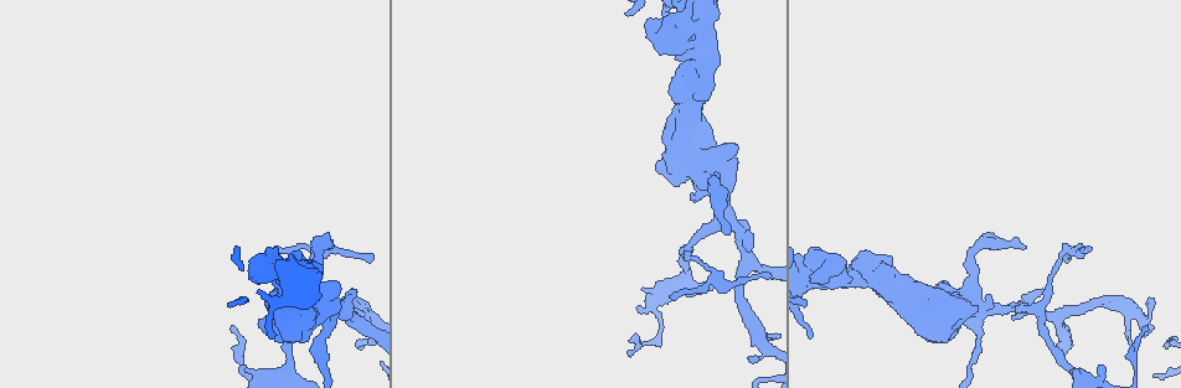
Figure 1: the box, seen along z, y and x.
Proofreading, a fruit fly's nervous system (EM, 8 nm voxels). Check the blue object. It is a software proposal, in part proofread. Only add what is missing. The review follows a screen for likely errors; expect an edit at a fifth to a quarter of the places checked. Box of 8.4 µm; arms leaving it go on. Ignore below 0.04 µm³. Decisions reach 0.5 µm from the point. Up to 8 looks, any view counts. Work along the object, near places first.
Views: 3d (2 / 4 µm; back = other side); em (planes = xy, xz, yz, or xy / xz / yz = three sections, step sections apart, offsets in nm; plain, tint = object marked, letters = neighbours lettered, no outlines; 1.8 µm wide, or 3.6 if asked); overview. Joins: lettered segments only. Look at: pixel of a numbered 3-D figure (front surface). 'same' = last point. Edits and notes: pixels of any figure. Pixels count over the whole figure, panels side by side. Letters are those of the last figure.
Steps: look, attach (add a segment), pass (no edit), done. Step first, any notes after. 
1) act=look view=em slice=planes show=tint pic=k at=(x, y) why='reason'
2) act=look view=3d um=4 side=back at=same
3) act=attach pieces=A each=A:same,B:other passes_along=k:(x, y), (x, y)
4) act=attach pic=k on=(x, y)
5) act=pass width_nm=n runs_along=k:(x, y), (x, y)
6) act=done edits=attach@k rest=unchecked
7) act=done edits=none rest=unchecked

act=look view=em slice=planes show=letters pic=1 at=(353, 288) why='an open end'

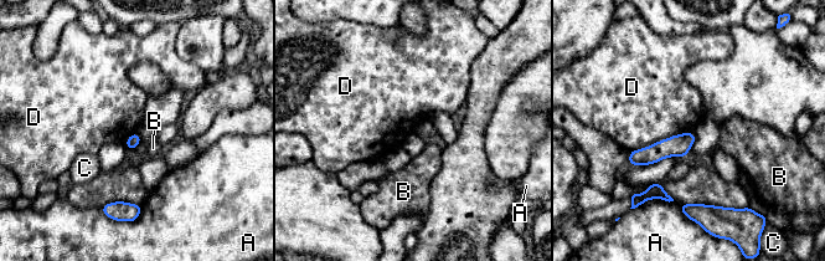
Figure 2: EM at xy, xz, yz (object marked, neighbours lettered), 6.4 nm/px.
act=pass longest_contact=D:400nm each=A:other,B:other,C:other,D:other runs_along=2:(691, 136), (679, 146), (632, 162) found='none of them fits'

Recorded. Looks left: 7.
act=look view=3d um=4 pic=1 at=(326, 304) why='abrupt turn'

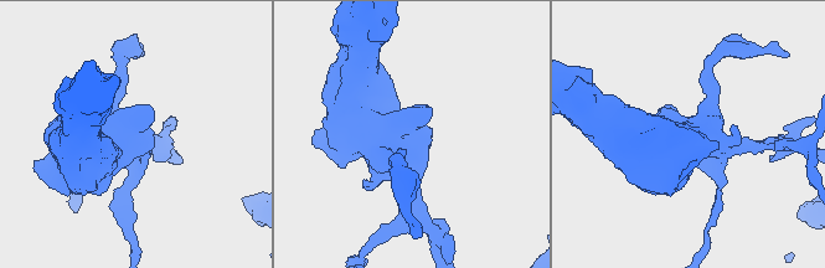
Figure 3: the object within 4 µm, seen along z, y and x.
act=look view=em um=3.6 slice=planes show=tint pic=3 at=(405, 146) why='shape alone is not enough'

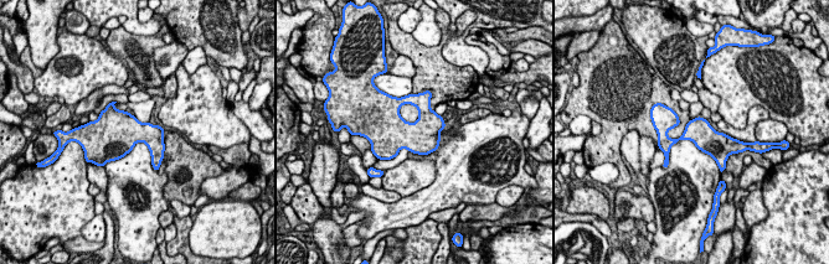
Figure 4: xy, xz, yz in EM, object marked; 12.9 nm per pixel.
act=look view=em um=3.6 slice=planes show=letters at=same why='what lies round it'

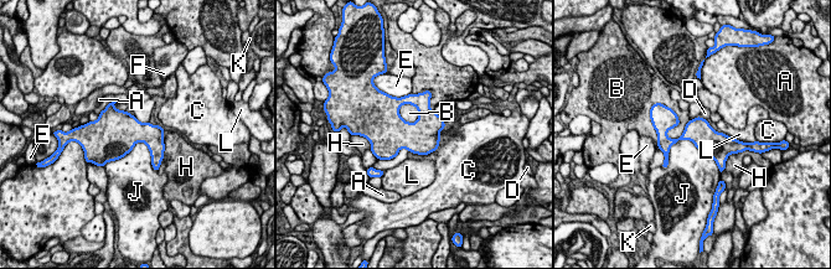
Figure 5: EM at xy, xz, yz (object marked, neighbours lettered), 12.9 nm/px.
act=pass each=A:other,B:other,C:other,D:other,E:other,F:other,H:other,J:other,K:other,L:other runs_along=5:(657, 123), (669, 140), (726, 141) found='none of them fits'

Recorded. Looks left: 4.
act=look view=3d um=4 pic=1 at=(847, 281) why='two arms at a narrow angle'

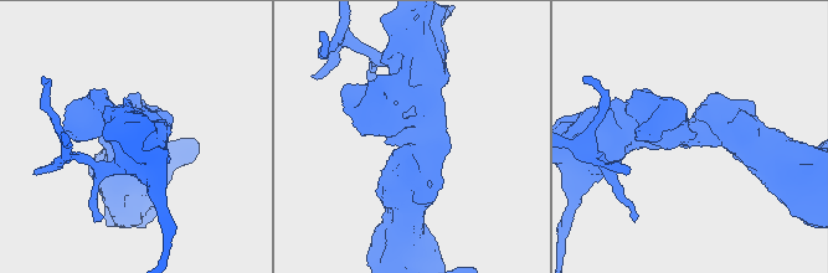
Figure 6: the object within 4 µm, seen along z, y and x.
act=look view=em um=3.6 slice=planes show=letters pic=6 at=(424, 140) arms=4

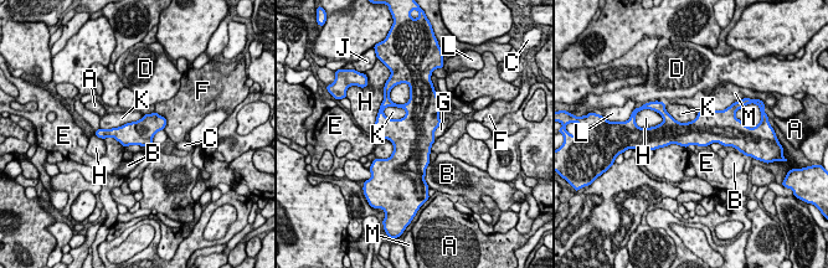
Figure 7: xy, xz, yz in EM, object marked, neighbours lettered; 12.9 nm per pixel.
act=pass each=A:other,B:other,C:other,D:other,E:other,F:other,G:other,H:other,J:other,K:other,L:other,M:other border=7:(382, 109), (401, 107), (406, 114) found='no lettered segment goes on from it'

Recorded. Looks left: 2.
act=done edits=none rest=unchecked

